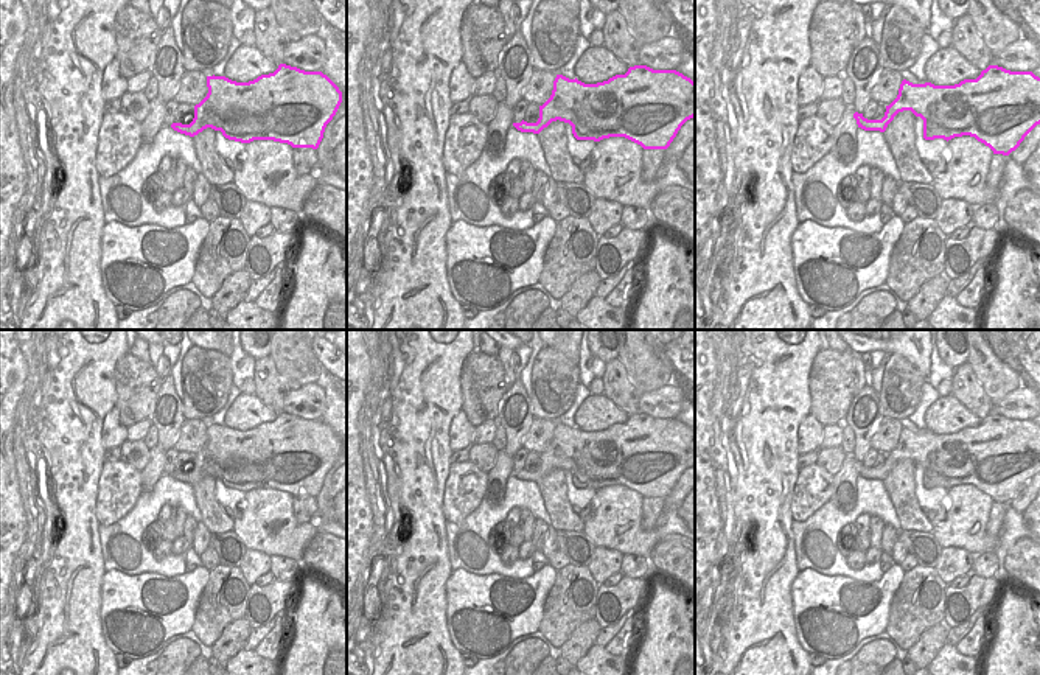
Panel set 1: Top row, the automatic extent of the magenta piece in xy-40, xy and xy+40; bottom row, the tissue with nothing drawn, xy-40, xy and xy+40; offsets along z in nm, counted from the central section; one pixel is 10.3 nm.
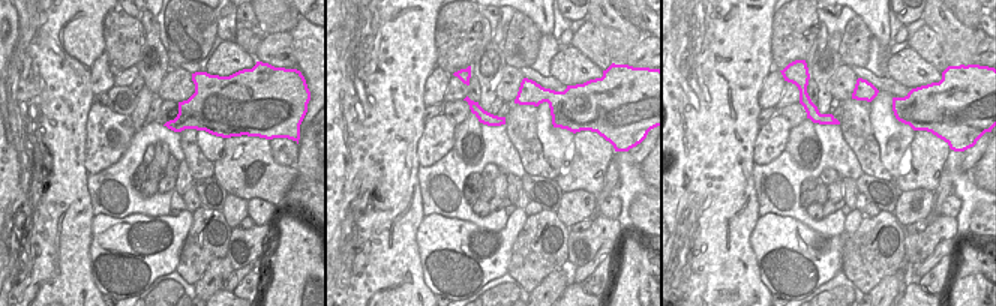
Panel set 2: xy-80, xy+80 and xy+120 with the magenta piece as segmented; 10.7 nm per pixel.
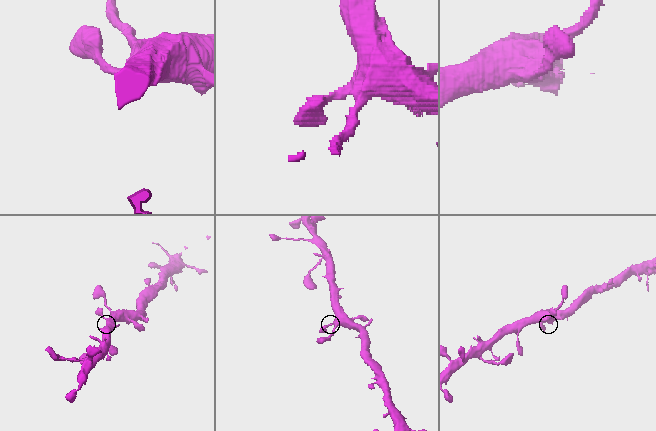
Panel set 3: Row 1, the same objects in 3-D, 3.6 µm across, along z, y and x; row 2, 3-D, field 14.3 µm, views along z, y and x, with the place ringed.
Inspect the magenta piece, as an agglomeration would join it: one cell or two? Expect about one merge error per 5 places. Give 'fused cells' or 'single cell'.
single cell

